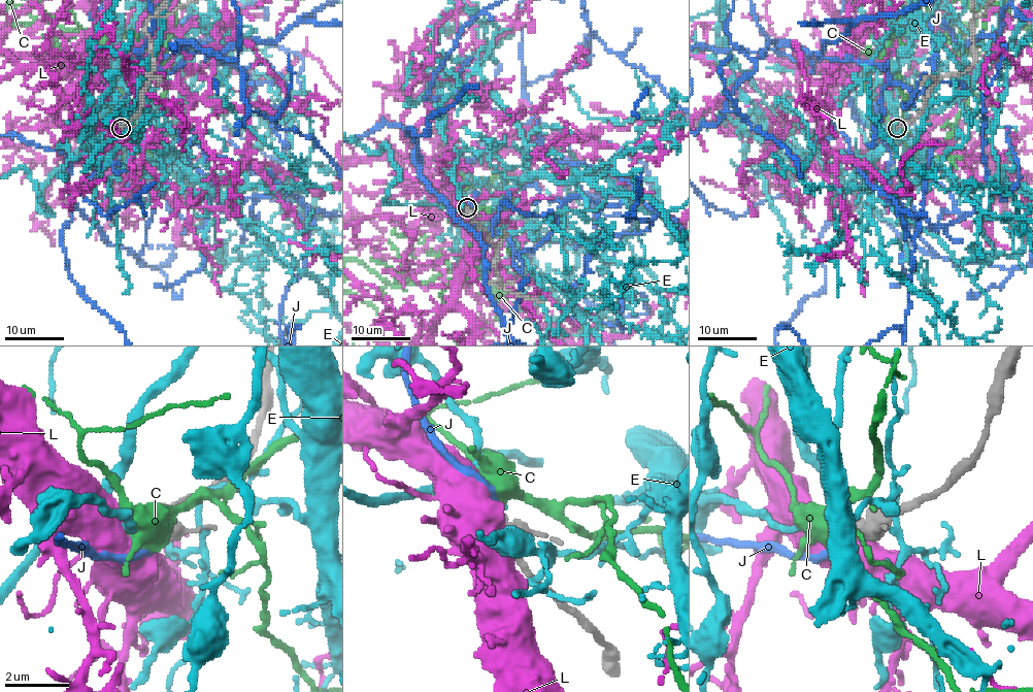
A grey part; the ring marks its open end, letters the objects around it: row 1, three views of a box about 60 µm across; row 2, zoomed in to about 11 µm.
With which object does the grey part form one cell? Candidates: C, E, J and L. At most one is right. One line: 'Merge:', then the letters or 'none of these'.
Merge: J

